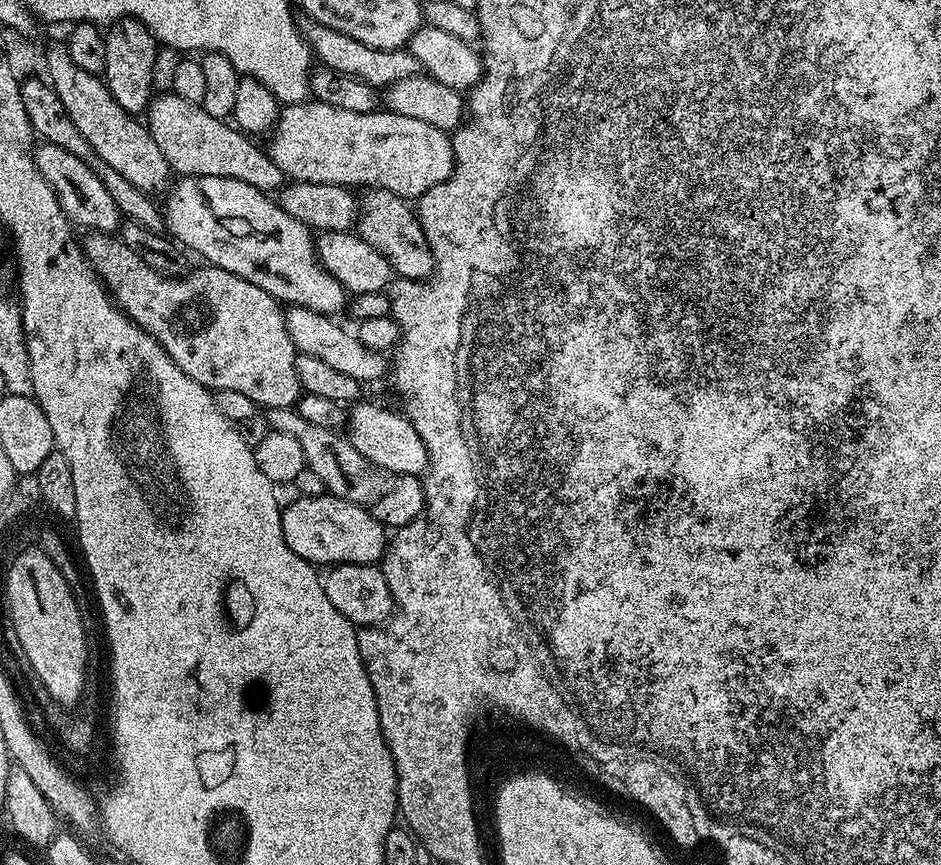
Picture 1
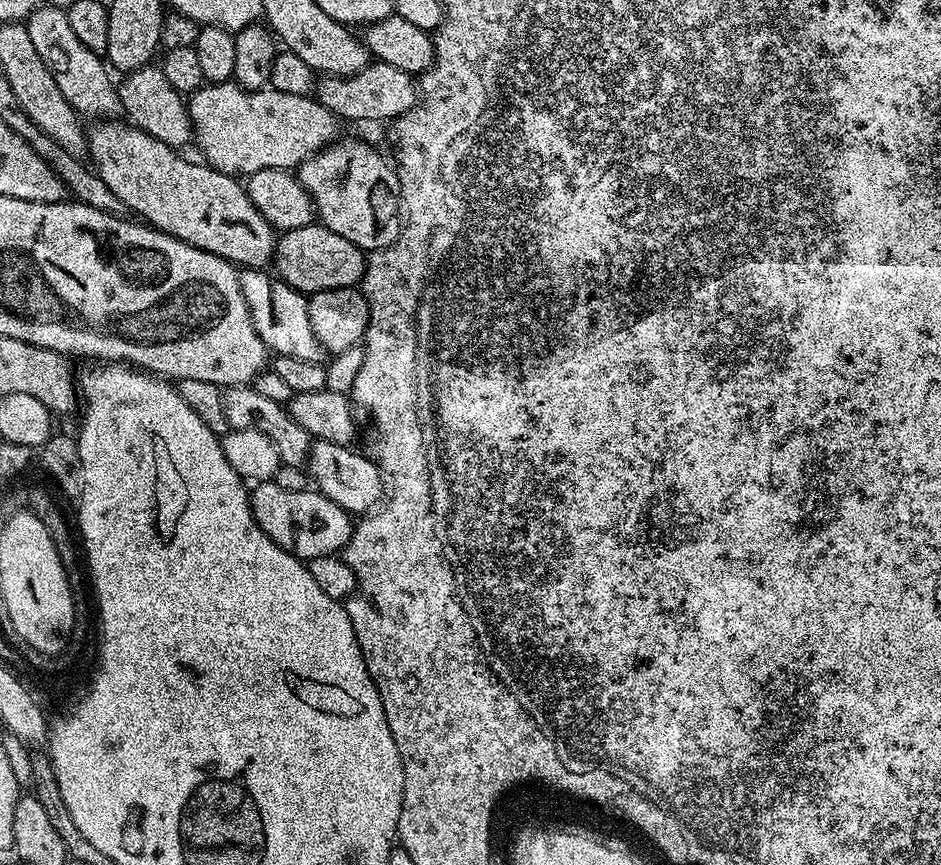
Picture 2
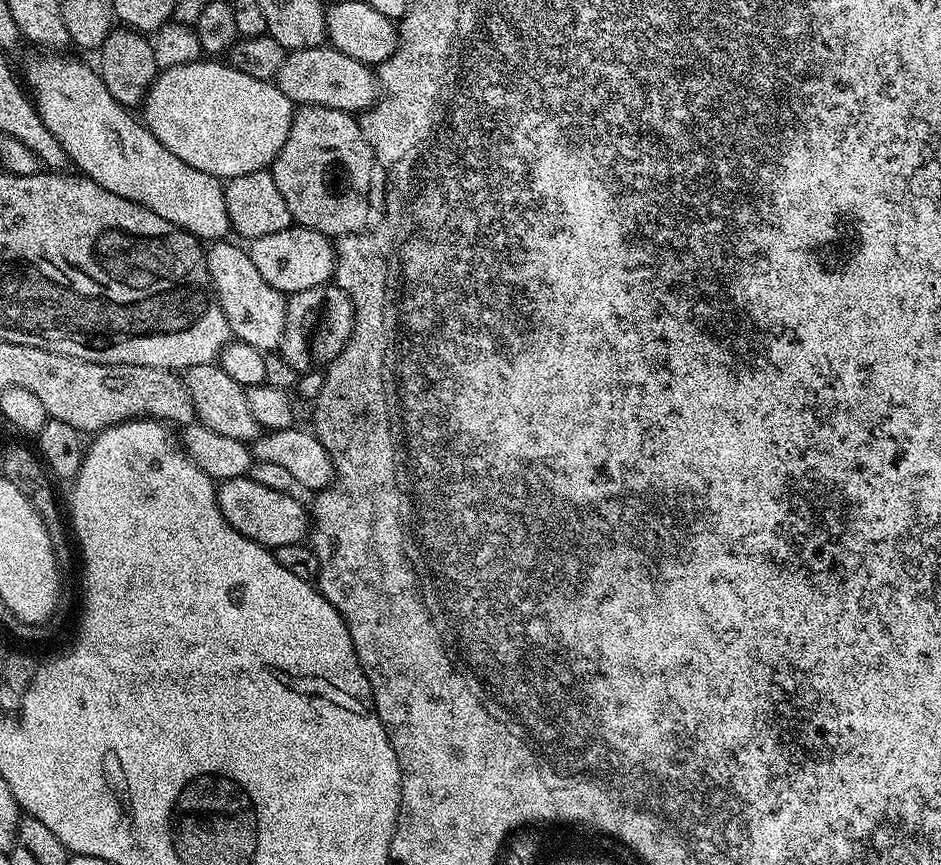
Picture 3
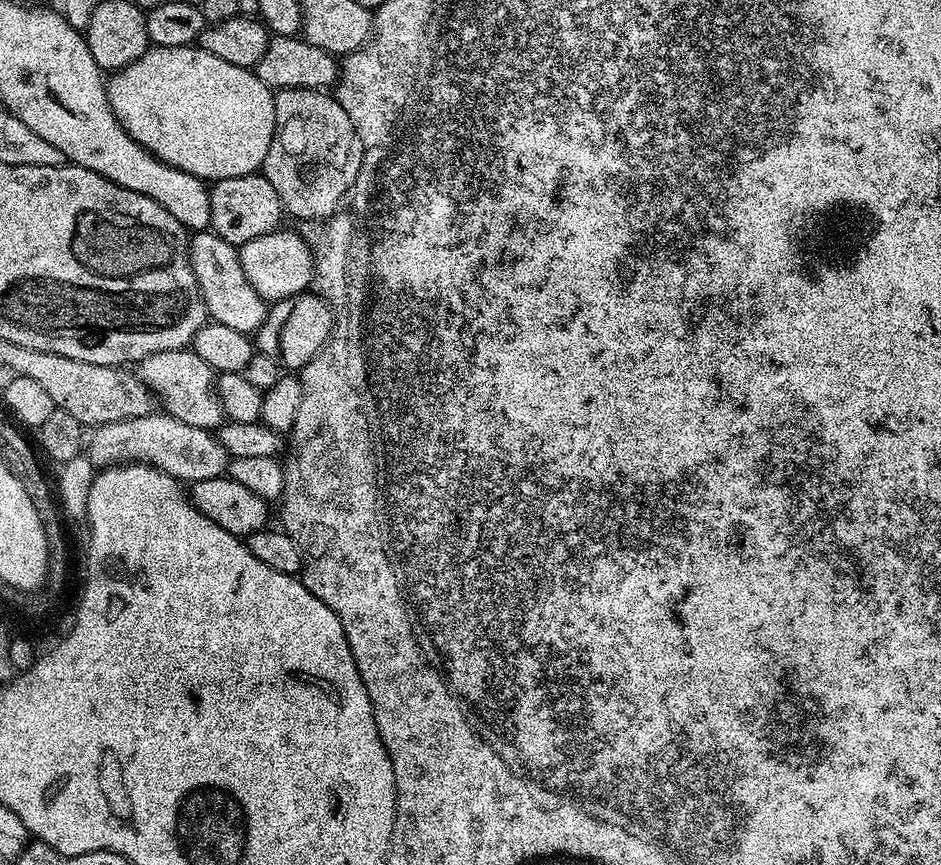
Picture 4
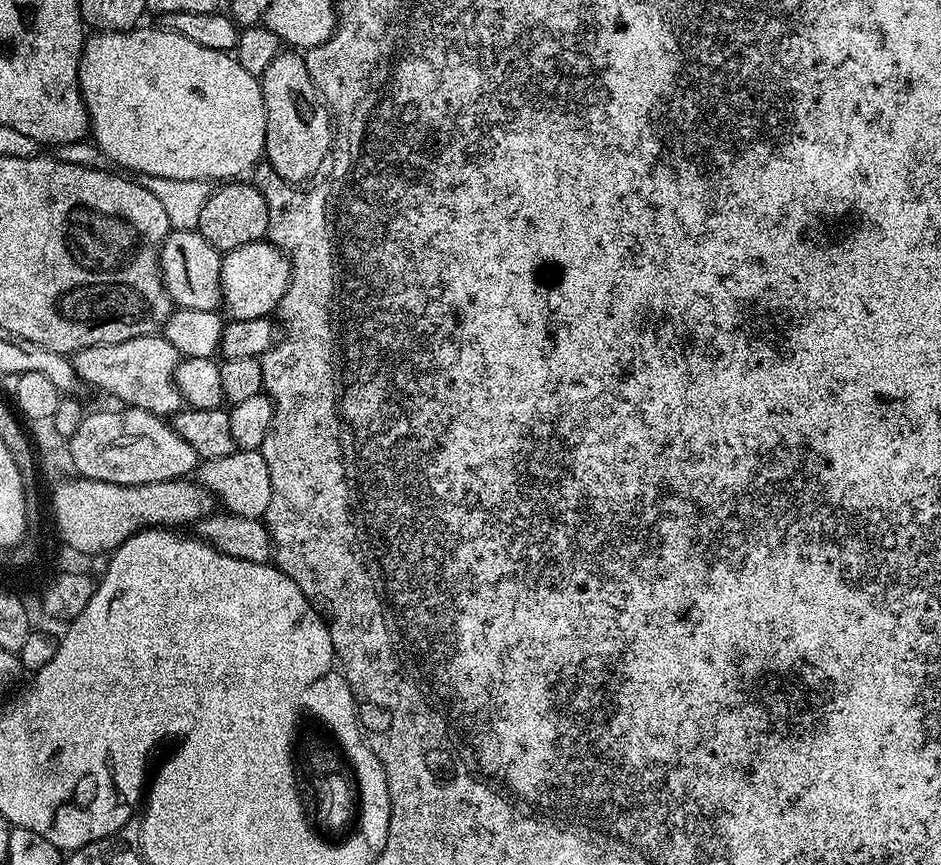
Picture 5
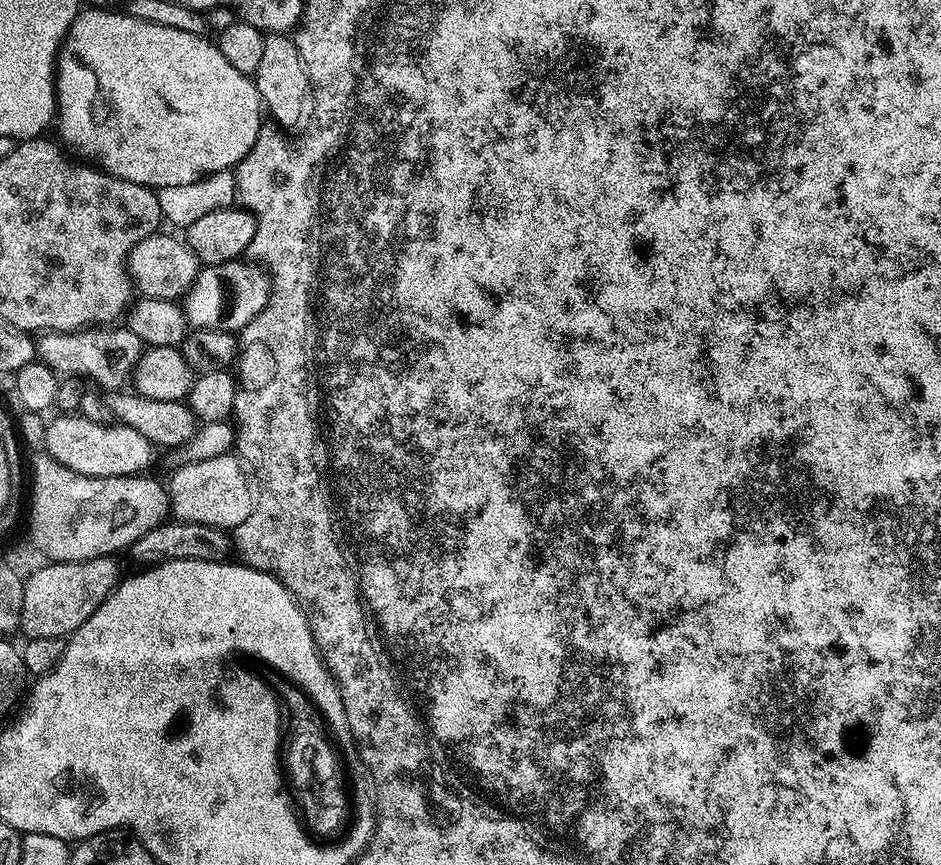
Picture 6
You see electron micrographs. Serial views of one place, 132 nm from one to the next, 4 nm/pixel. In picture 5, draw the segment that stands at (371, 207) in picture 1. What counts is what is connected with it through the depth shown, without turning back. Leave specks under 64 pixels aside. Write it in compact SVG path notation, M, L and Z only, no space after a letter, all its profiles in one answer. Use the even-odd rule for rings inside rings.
M281 50L274 58L274 62L270 62L270 66L266 66L266 70L259 76L260 89L262 90L262 98L266 106L266 142L264 143L264 156L266 163L285 181L293 186L303 185L303 180L311 181L316 171L320 167L325 167L326 161L329 159L328 151L334 148L334 121L327 107L319 106L316 108L316 100L318 104L318 90L314 86L314 82L310 78L310 74L306 70L306 62L303 55L296 50Z

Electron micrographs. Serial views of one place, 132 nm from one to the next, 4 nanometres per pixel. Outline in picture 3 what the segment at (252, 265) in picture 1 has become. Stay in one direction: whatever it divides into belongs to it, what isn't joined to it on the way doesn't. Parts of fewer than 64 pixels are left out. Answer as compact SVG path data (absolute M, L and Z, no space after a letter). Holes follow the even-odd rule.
M40 54L37 60L28 64L28 84L31 99L34 101L42 122L46 122L46 130L62 142L62 150L66 150L69 161L77 164L79 171L88 179L98 182L110 194L118 194L130 202L138 202L146 206L146 210L154 210L158 218L166 218L166 222L174 222L182 230L189 232L201 242L225 239L229 235L228 211L224 197L224 184L219 179L202 170L194 170L178 154L170 154L152 131L144 127L139 119L131 116L125 105L119 104L106 90L104 78L95 67L83 64L68 54Z

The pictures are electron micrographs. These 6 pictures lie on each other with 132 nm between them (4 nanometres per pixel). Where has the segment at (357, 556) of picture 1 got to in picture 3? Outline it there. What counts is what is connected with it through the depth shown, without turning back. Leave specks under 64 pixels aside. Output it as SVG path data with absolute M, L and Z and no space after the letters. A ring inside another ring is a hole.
M251 475L219 481L216 497L226 522L230 522L230 526L234 526L238 534L257 540L269 550L275 550L278 546L299 544L309 535L309 509L305 505L303 508L292 492L269 490L268 487L254 482Z

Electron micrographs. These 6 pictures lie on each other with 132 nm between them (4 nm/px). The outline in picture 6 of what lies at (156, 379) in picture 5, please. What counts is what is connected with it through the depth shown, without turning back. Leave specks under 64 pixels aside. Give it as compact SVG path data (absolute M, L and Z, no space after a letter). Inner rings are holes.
M89 326L74 332L45 332L36 340L39 363L54 370L61 377L96 378L101 384L101 389L123 389L129 383L137 362L140 361L141 351L142 345L138 334L134 334L127 326ZM107 360L108 372L100 372L100 367Z

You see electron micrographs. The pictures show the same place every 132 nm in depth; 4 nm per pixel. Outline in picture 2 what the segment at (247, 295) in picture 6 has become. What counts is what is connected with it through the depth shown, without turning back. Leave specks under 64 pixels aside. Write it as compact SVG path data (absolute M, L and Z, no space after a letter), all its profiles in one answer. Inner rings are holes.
M319 222L289 230L276 241L275 275L294 290L305 294L331 288L356 288L364 279L365 263L364 249L354 246L354 242L342 238L342 234L334 234L334 230L325 228Z

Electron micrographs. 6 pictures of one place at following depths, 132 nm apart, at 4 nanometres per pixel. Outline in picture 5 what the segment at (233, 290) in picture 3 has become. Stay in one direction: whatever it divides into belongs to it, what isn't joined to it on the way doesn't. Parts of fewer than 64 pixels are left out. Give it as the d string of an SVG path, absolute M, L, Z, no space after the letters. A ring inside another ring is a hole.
M169 231L160 251L160 276L176 308L193 308L215 312L221 307L220 261L222 253L200 231Z

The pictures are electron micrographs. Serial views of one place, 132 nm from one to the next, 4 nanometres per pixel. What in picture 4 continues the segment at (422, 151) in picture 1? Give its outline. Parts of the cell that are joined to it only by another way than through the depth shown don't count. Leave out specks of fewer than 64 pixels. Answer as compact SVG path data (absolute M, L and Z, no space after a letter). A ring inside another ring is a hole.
M152 46L142 54L142 58L130 62L125 68L115 69L107 77L106 89L110 110L114 114L114 118L118 118L118 122L124 128L124 132L130 134L130 138L134 138L136 144L141 144L147 152L151 152L156 159L161 160L164 164L169 164L171 168L177 168L186 174L197 176L205 182L238 178L239 176L251 176L261 171L264 159L266 158L266 150L270 150L270 142L276 129L274 92L273 89L266 87L256 77L253 69L233 66L231 62L225 62L222 58L214 58L214 54L210 54L198 46L162 46L161 48Z

